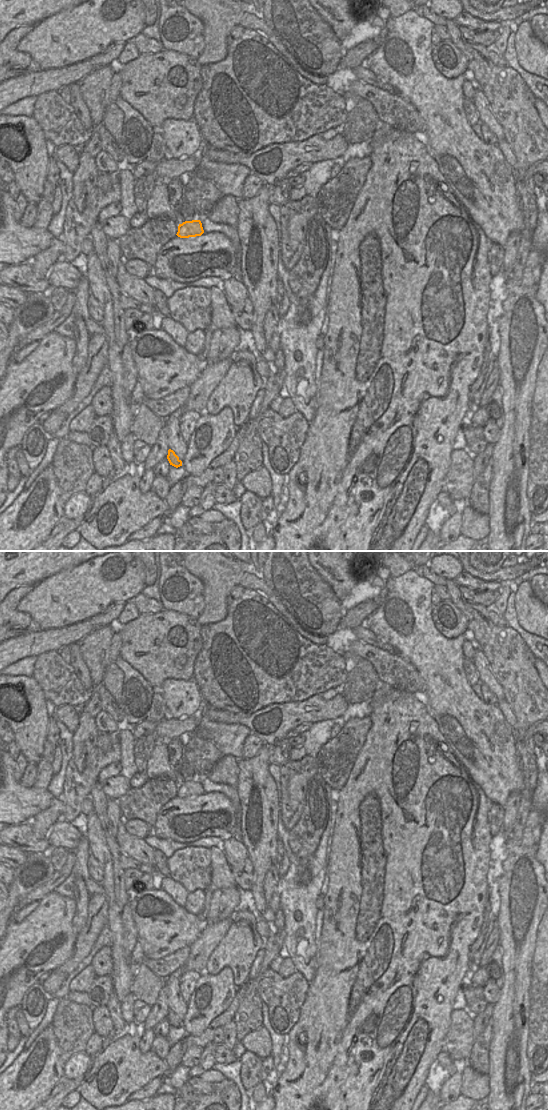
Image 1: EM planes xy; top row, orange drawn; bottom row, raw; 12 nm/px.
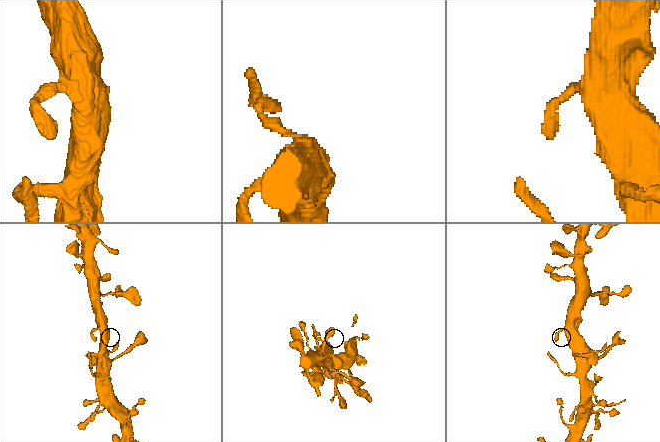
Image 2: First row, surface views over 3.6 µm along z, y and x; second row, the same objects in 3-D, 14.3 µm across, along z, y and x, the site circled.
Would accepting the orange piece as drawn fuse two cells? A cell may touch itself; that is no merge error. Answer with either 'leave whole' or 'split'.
split

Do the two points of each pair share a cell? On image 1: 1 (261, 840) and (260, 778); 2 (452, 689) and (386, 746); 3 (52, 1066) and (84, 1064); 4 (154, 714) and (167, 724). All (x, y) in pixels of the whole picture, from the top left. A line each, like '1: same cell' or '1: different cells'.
1: same cell
2: different cells
3: different cells
4: different cells

